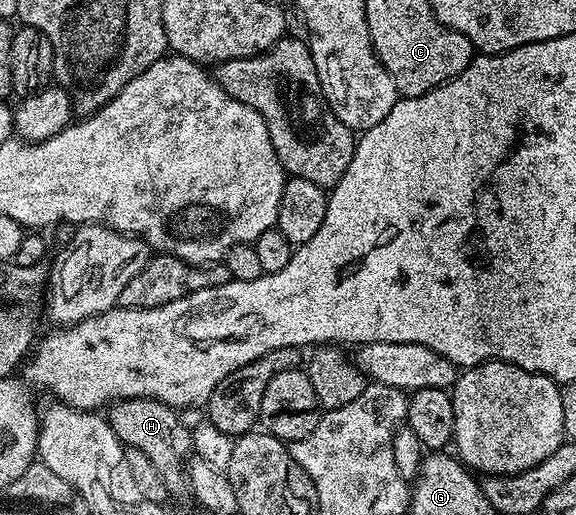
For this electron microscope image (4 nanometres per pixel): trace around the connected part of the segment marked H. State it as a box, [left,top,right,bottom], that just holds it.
[107,398,193,492]

